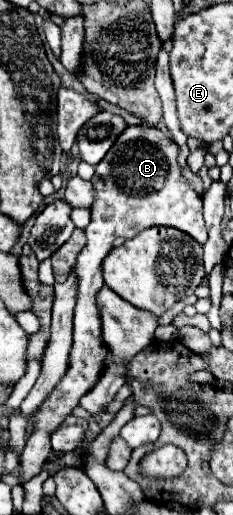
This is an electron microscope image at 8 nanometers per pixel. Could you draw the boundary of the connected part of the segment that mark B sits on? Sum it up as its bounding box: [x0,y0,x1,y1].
[20,126,208,482]

